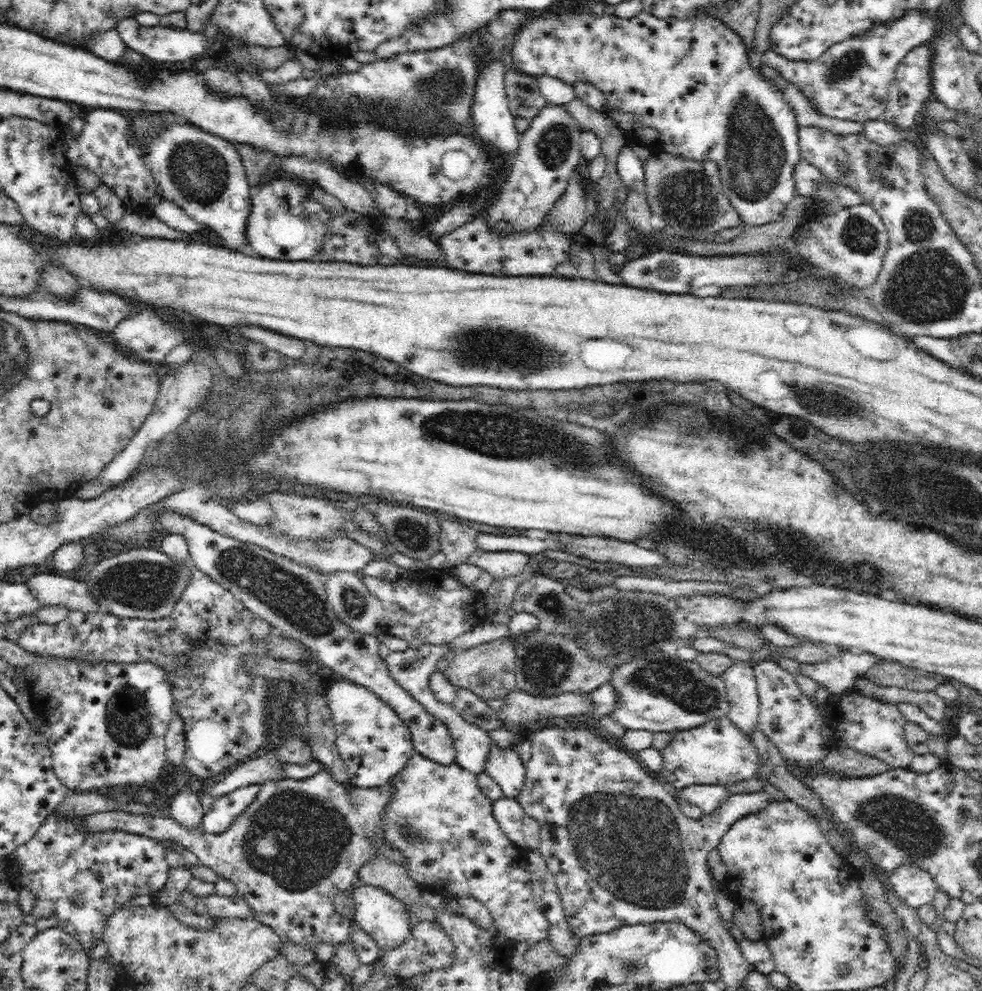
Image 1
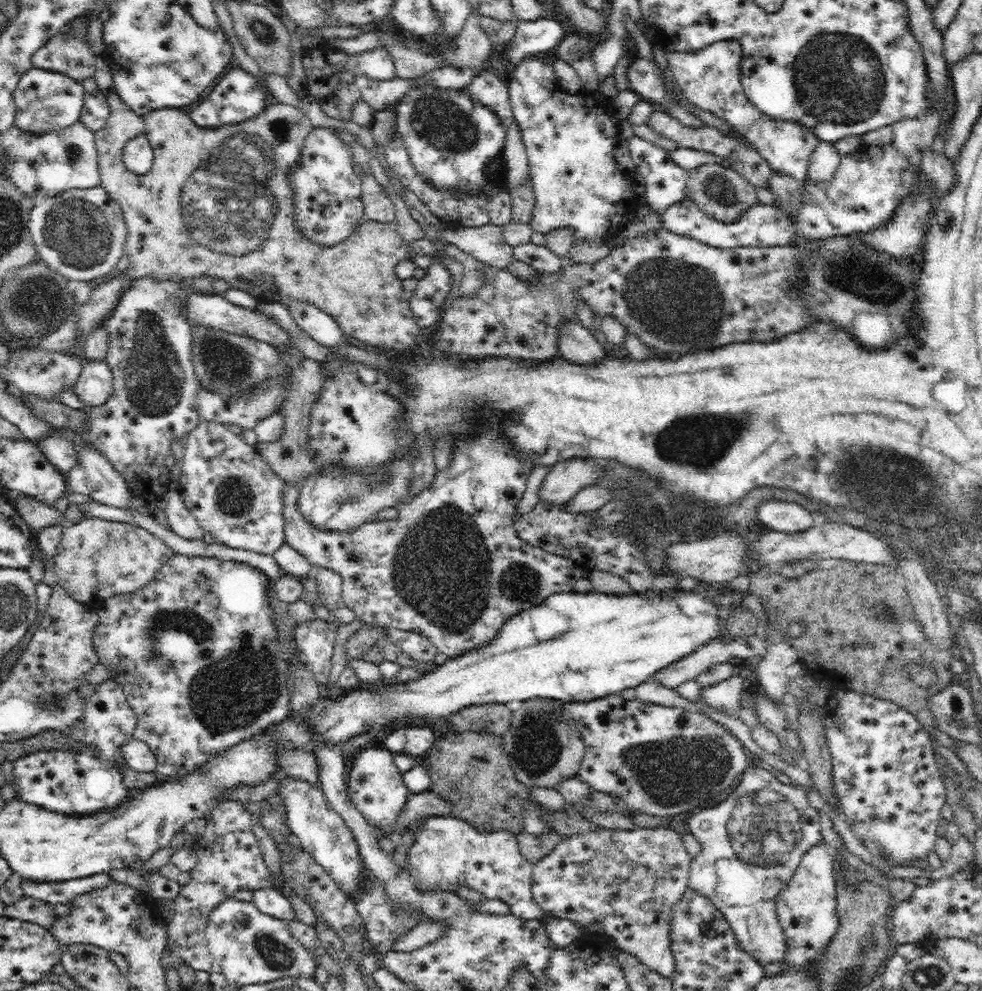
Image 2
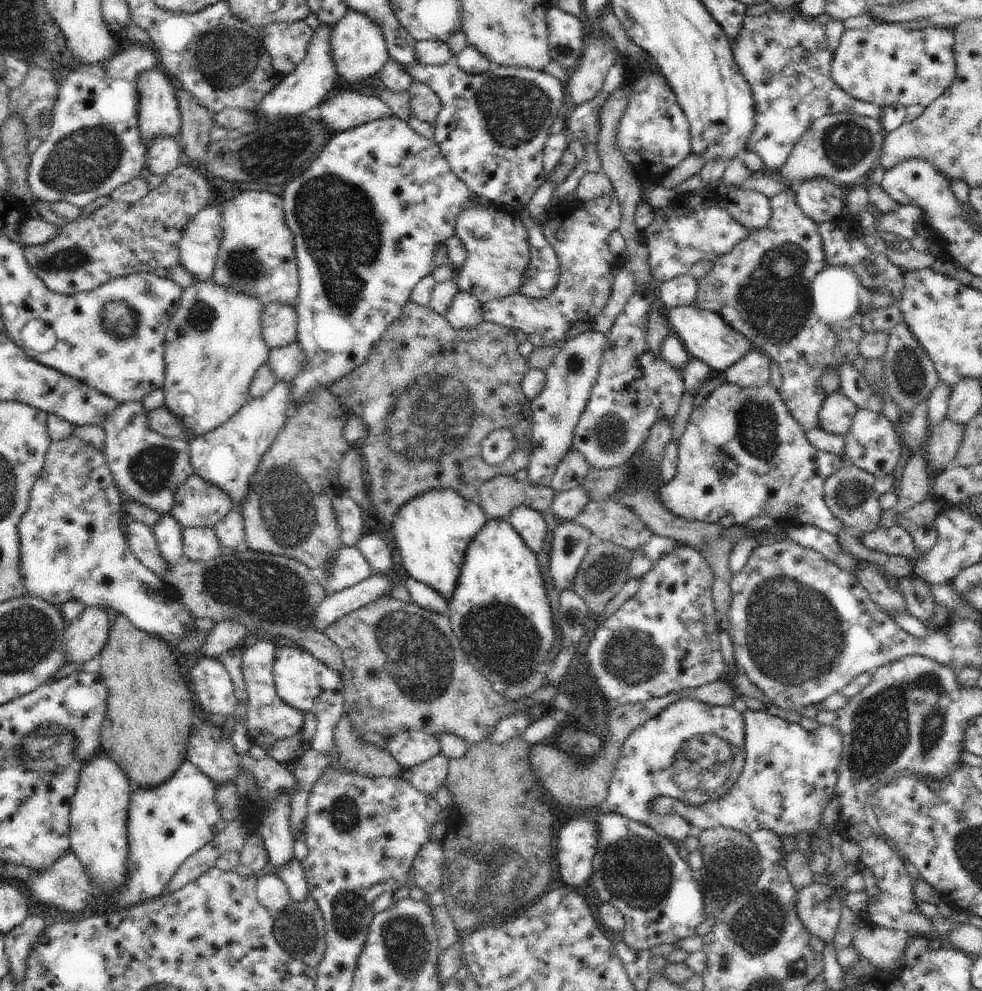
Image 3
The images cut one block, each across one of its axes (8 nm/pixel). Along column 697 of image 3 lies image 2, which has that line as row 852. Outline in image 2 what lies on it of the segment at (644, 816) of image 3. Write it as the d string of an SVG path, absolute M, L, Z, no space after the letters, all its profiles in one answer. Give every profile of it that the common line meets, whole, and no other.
M752 761L750 768L748 768L747 772L740 778L737 787L730 792L730 796L726 798L726 800L721 801L720 805L714 806L714 808L700 810L691 816L689 819L689 828L691 833L700 841L701 851L692 859L692 862L690 862L690 880L688 880L688 886L702 894L705 898L708 898L716 908L724 913L724 917L726 917L730 928L734 931L737 941L742 945L742 948L746 950L747 953L750 953L750 956L758 960L761 965L764 966L770 962L782 962L784 956L786 956L787 944L786 933L784 933L784 929L782 929L782 925L780 925L778 911L776 911L778 894L782 892L783 888L788 886L790 878L796 874L803 854L823 840L822 828L820 827L820 814L814 809L814 806L810 804L806 793L803 792L801 786L788 785L786 782L778 781L766 765Z

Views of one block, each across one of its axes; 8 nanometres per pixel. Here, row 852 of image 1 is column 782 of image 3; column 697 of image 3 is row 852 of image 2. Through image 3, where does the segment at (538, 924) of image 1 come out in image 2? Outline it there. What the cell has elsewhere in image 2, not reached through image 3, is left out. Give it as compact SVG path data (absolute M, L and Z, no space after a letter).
M451 815L429 816L426 822L422 822L422 826L418 828L416 840L408 850L407 867L414 885L426 891L436 889L448 891L452 890L456 883L460 883L476 892L481 892L489 900L502 900L508 905L509 912L518 918L534 920L543 916L543 910L533 900L531 891L533 863L522 856L517 843L517 835L507 830L482 832L476 830L469 822Z

